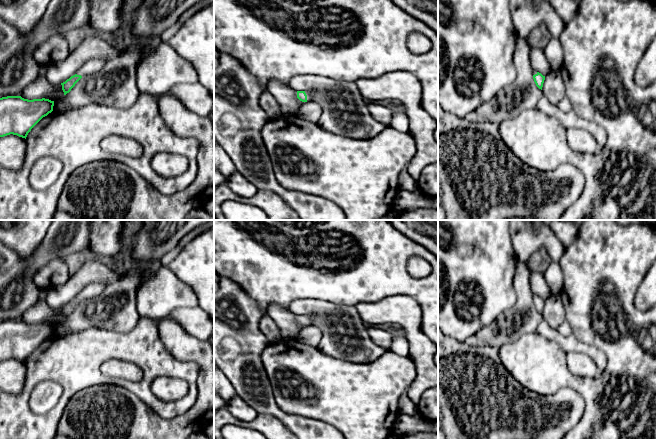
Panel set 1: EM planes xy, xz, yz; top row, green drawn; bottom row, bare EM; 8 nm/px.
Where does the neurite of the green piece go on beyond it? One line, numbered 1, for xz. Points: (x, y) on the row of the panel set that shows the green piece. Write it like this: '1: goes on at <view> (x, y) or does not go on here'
1: goes on at xz (310, 96)

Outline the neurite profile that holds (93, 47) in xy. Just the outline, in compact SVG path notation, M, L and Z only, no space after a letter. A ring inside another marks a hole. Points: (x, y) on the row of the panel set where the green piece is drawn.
M91 35L61 62L50 64L46 79L52 84L61 84L75 75L91 59L110 60L116 58L121 50L100 36Z

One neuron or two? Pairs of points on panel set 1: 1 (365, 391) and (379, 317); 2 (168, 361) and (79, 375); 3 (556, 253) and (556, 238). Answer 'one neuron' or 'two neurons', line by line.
1: two neurons
2: one neuron
3: one neuron

